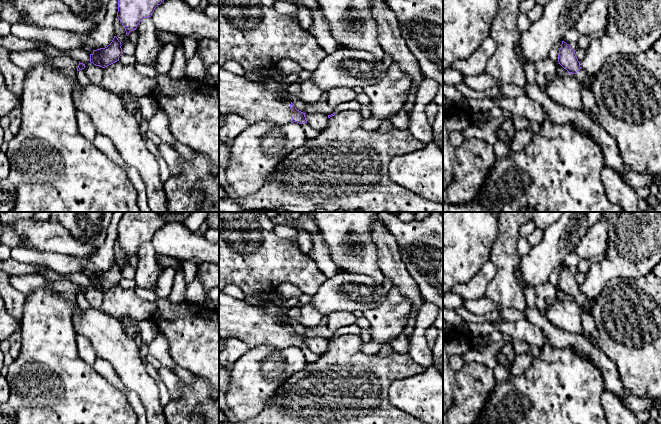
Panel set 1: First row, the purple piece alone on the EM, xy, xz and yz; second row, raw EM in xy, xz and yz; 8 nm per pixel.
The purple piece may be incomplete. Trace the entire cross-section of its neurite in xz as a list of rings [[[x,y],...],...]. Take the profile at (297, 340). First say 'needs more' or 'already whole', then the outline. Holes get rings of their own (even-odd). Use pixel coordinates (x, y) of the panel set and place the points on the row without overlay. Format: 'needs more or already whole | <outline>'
needs more | [[[219,291],[219,336],[235,337],[246,343],[249,349],[260,345],[279,348],[307,347],[306,337],[296,333],[287,317],[288,311],[295,304],[294,300],[287,300],[283,305],[267,301],[261,306],[254,306]]]

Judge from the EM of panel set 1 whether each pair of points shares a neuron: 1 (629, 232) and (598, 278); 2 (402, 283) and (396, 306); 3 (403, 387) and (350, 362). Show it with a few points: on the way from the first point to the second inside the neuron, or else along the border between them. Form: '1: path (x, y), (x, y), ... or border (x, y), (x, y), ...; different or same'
1: path (629, 243), (629, 247), (609, 267); same
2: border (393, 285), (409, 300), (412, 308); different
3: border (414, 374), (390, 384), (391, 405); different

